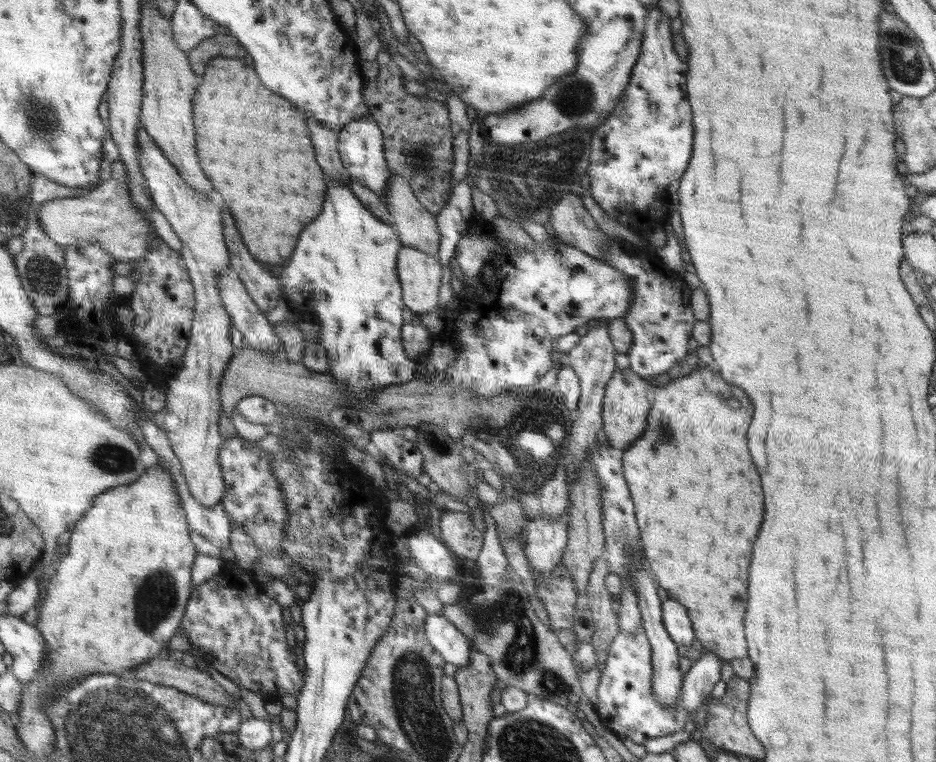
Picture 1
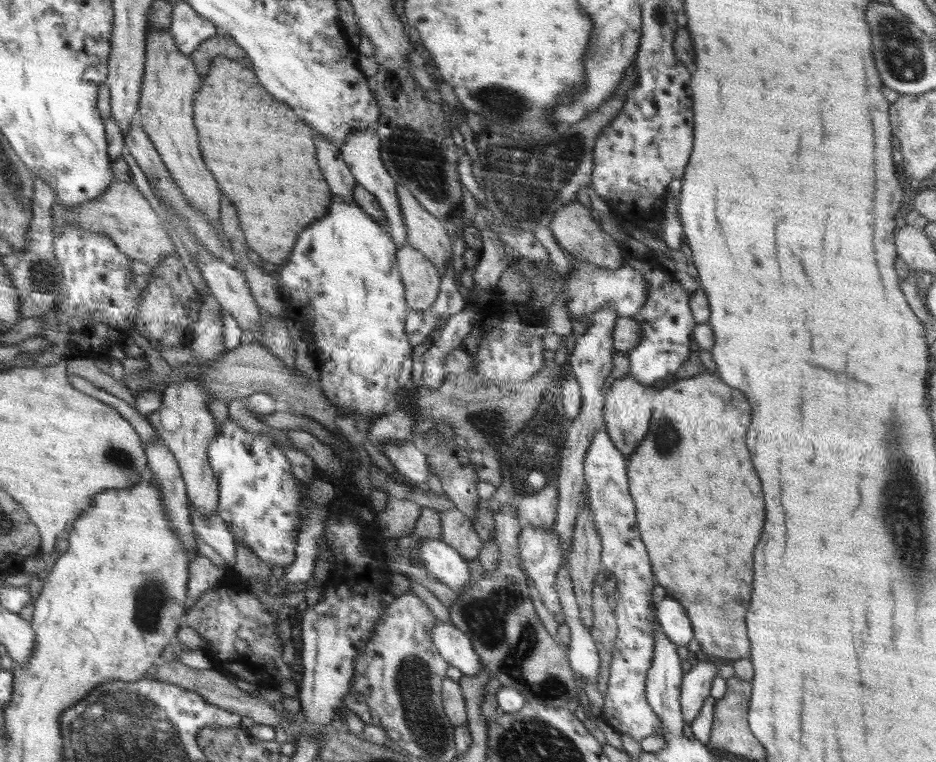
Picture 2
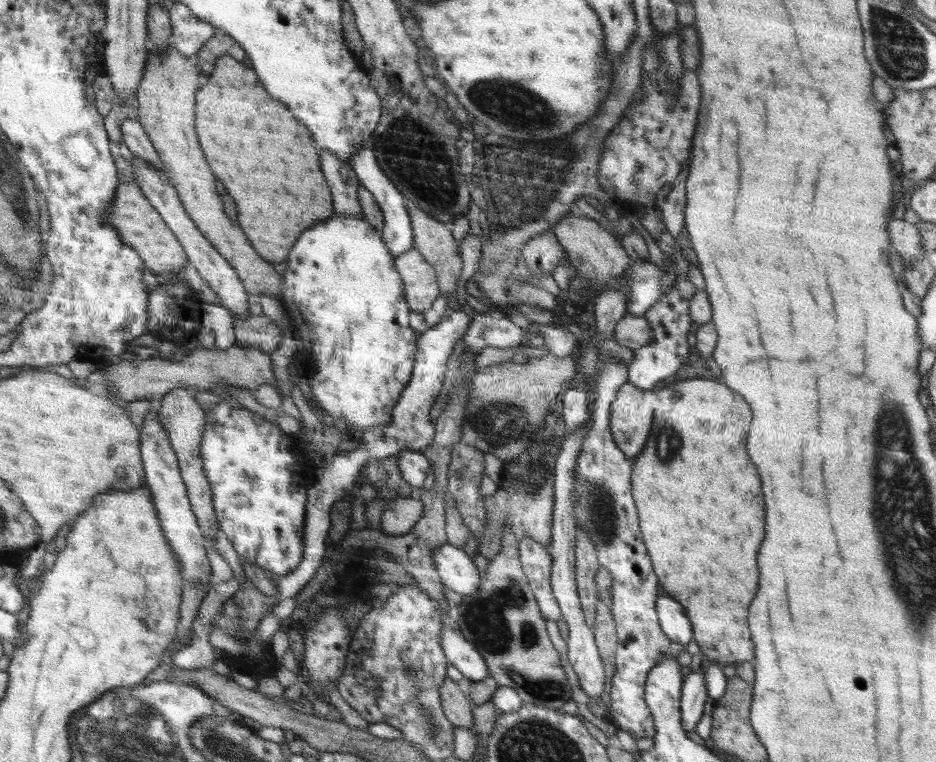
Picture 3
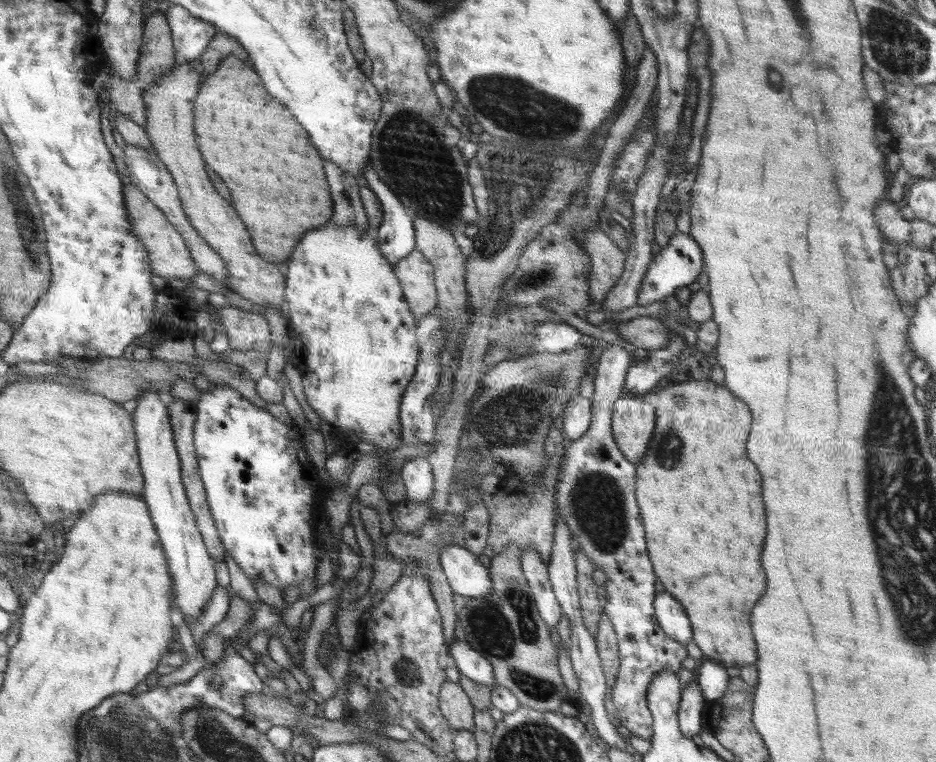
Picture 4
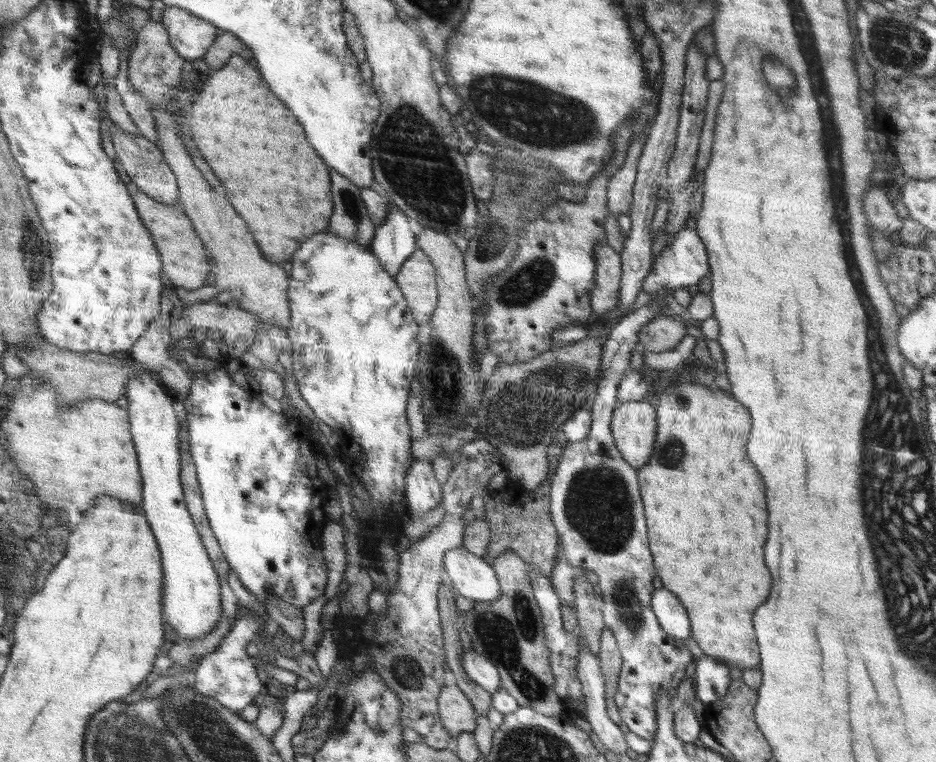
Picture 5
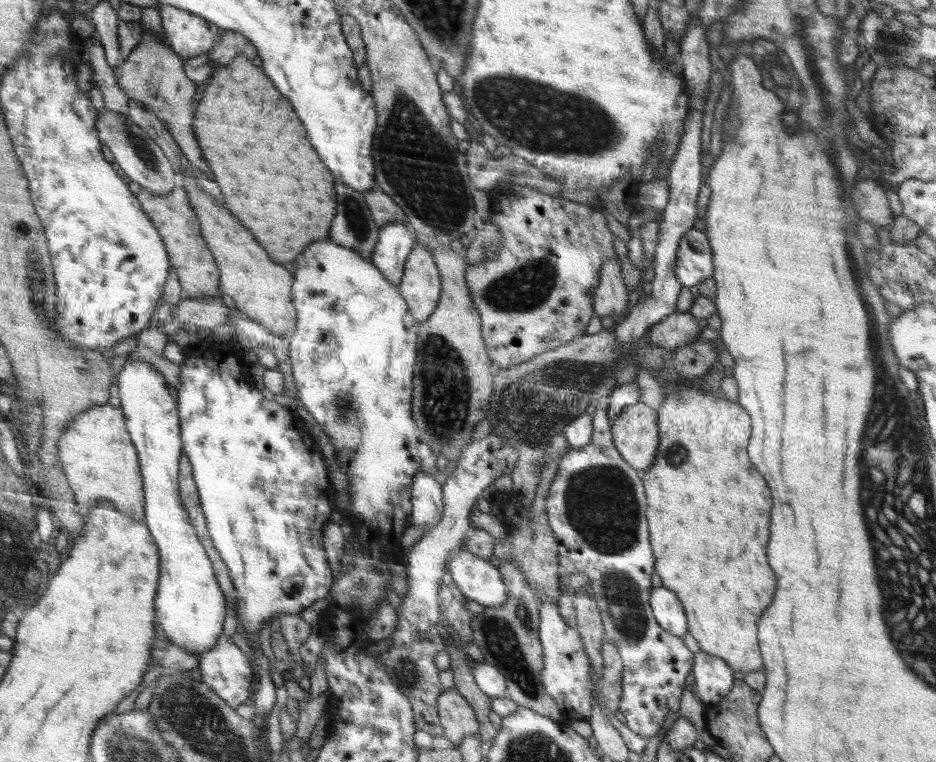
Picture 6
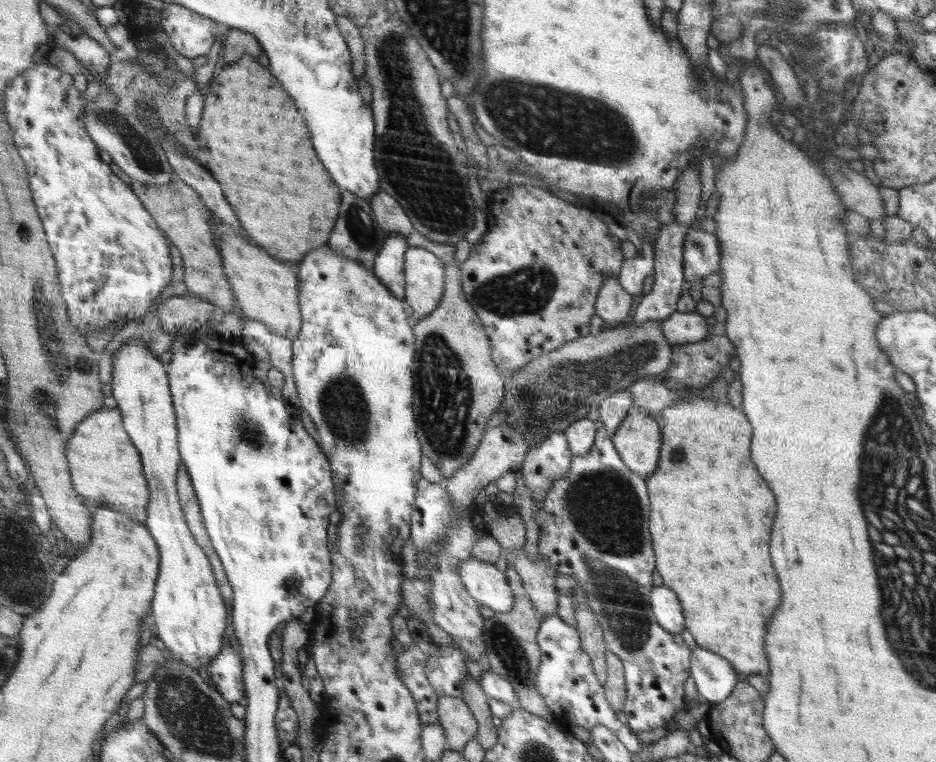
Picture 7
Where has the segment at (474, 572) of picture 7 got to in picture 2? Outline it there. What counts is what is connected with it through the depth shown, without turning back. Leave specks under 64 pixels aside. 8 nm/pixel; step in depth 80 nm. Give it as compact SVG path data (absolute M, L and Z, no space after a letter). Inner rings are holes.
M424 539L417 546L417 553L429 574L456 592L464 592L473 583L470 580L468 560L447 542Z

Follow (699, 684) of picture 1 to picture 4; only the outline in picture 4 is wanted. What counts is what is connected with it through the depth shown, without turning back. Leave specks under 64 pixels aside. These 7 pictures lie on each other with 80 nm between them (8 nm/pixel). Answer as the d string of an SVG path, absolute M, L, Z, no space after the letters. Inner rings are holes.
M696 678L690 686L681 690L681 701L677 714L681 733L685 738L696 739L701 732L705 715L705 703Z

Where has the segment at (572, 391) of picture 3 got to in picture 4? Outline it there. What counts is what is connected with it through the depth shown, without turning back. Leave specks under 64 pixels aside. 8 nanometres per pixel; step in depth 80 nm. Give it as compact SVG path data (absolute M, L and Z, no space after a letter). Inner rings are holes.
M573 396L573 402L565 410L559 428L566 438L574 441L588 430L591 423L591 400L584 396Z

